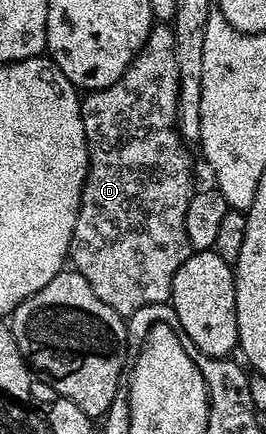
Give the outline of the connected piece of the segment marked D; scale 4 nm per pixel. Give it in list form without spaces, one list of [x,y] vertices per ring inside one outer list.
[[[157,24],[127,72],[123,72],[115,84],[86,93],[81,99],[89,171],[83,184],[69,258],[72,269],[78,270],[83,280],[91,284],[91,292],[123,316],[134,314],[144,306],[168,303],[175,272],[179,272],[179,264],[183,264],[191,253],[187,240],[187,208],[195,193],[193,158],[189,155],[190,147],[177,130],[178,96],[179,64],[175,58],[175,36],[168,25]]]

